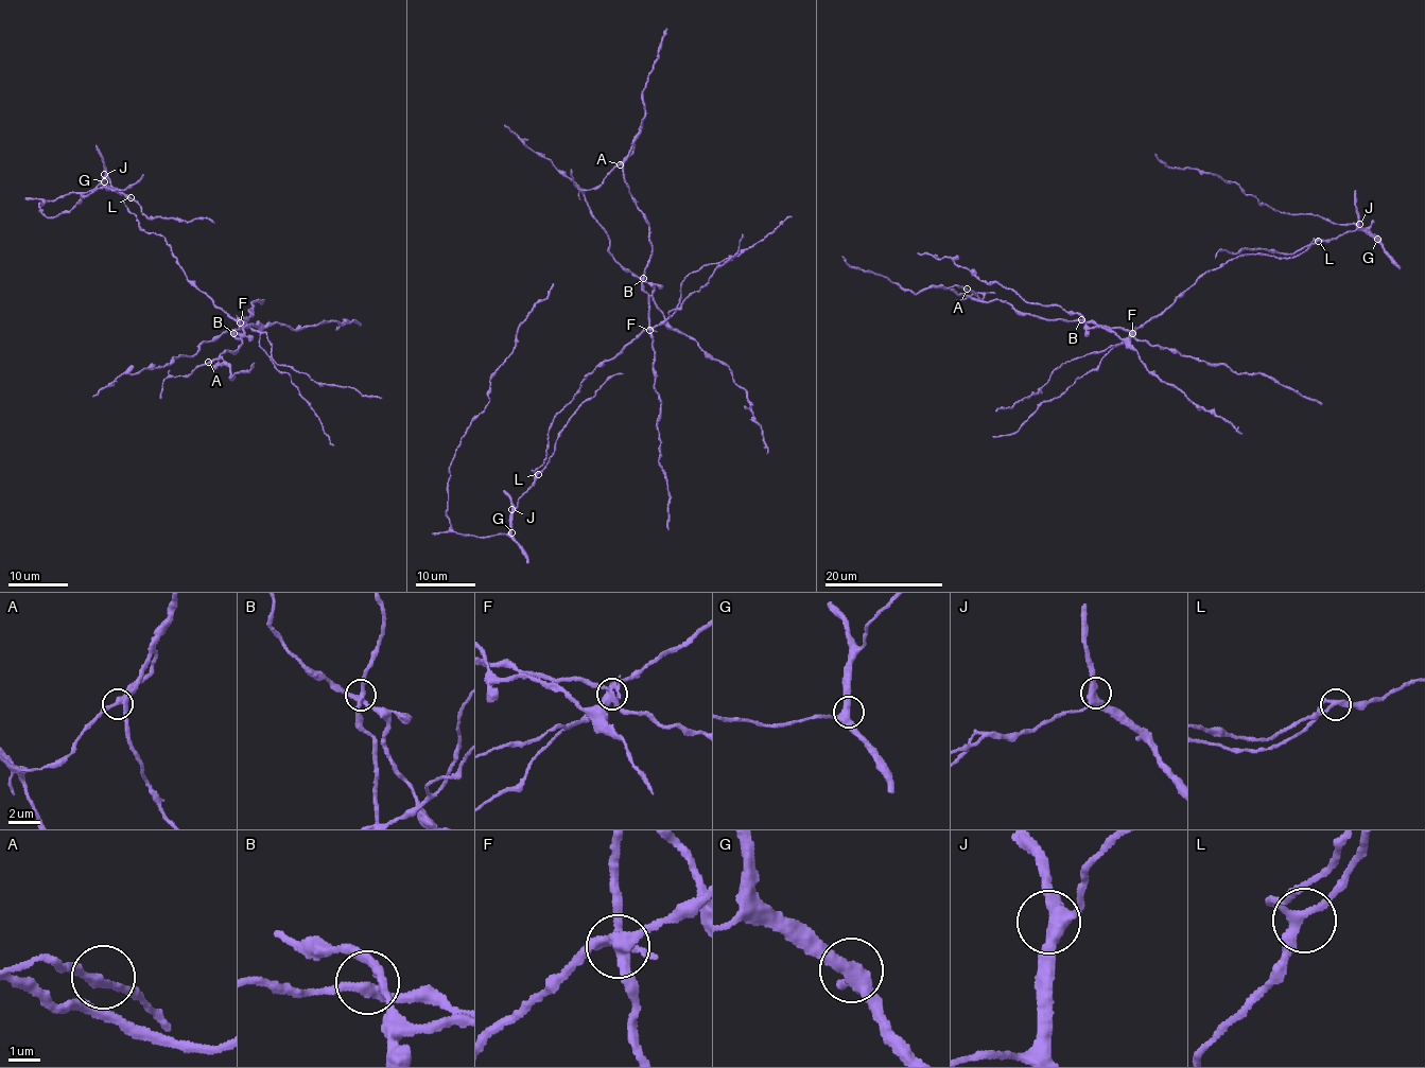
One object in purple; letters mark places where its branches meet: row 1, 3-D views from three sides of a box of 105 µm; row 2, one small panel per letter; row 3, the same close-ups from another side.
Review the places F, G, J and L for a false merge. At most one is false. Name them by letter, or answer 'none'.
F

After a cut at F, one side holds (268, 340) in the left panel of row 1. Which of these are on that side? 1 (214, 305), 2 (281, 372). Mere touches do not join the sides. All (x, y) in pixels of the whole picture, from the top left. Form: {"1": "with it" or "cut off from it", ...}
{"1": "with it", "2": "with it"}

